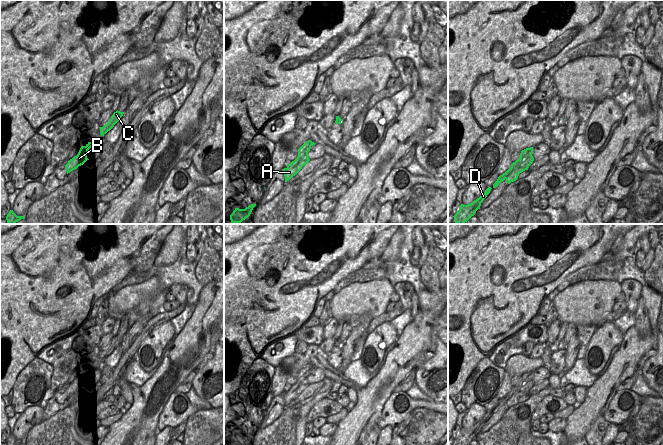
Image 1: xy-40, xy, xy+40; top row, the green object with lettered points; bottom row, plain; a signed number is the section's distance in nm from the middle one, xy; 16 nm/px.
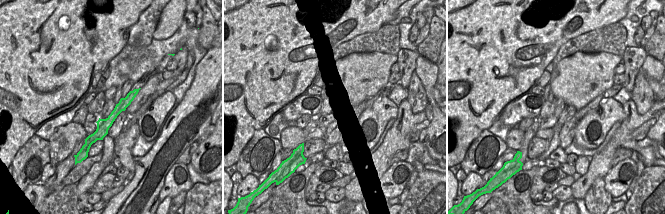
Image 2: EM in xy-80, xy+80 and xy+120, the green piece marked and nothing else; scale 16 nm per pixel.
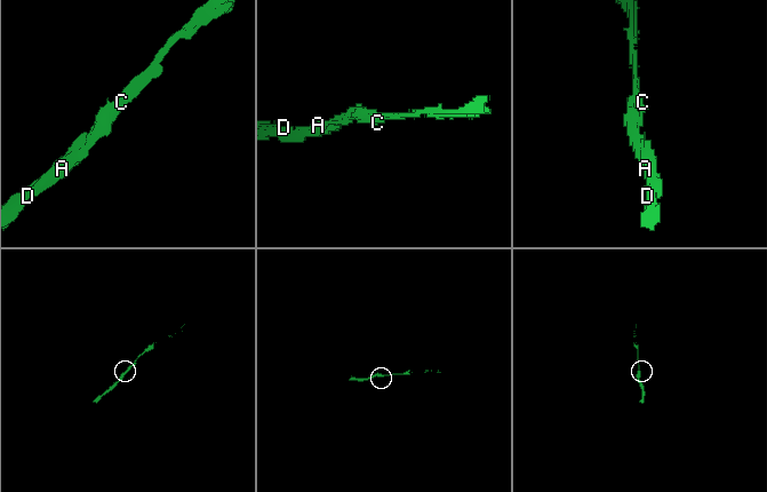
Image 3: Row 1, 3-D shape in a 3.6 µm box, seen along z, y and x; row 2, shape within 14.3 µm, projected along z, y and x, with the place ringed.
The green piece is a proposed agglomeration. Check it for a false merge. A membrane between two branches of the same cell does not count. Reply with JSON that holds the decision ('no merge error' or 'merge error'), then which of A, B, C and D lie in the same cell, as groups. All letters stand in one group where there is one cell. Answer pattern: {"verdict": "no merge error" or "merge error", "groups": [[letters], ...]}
{"verdict": "merge error", "groups": [["A", "B", "C"], ["D"]]}

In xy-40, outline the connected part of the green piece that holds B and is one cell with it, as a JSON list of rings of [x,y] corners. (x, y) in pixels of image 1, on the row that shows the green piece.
[[[88,142],[85,146],[81,146],[78,154],[68,161],[65,165],[67,174],[83,165],[87,160],[88,150],[95,145],[95,142]]]

